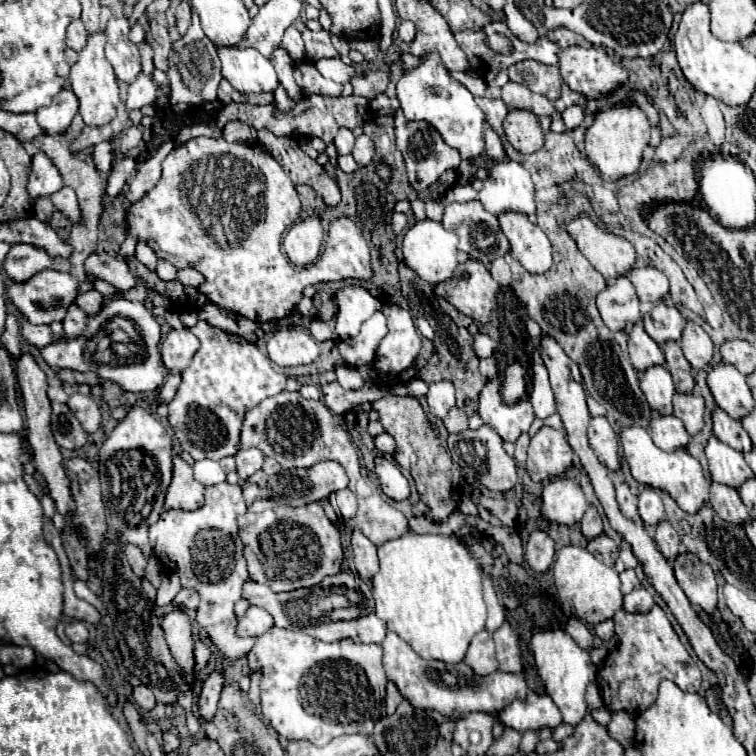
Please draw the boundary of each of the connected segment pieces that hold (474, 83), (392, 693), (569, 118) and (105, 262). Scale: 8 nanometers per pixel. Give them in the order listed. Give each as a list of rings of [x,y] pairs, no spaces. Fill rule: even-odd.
[[[450,71],[450,77],[460,81],[474,97],[484,97],[486,95],[486,83],[482,81],[482,77],[470,77],[462,71]]]
[[[388,681],[388,687],[386,687],[386,711],[388,711],[388,715],[392,715],[396,711],[396,707],[402,703],[402,699],[404,697],[400,695],[398,687],[392,681]]]
[[[572,105],[572,107],[568,107],[568,109],[562,113],[562,119],[564,119],[566,131],[572,131],[572,129],[576,129],[576,127],[582,123],[582,119],[584,119],[584,109],[578,107],[578,105]]]
[[[92,253],[86,259],[86,273],[112,283],[114,287],[118,287],[124,293],[136,285],[136,279],[130,273],[126,261],[120,257],[112,257],[108,253],[100,253],[100,255]]]

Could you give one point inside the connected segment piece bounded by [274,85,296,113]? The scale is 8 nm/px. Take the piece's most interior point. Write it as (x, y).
(281, 102)

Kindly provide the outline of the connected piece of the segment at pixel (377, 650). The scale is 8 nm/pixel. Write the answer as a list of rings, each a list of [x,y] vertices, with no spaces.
[[[272,627],[268,633],[256,639],[256,645],[248,653],[248,665],[252,671],[260,671],[260,707],[262,715],[272,729],[284,739],[308,739],[322,747],[340,735],[370,735],[374,723],[380,719],[384,701],[386,675],[382,667],[382,647],[378,643],[358,643],[350,637],[324,643],[310,635]]]

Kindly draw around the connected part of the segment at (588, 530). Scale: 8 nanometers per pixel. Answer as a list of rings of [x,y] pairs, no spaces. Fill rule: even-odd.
[[[590,505],[590,511],[586,511],[586,515],[582,517],[582,533],[586,539],[594,539],[602,535],[602,519],[594,505]]]

